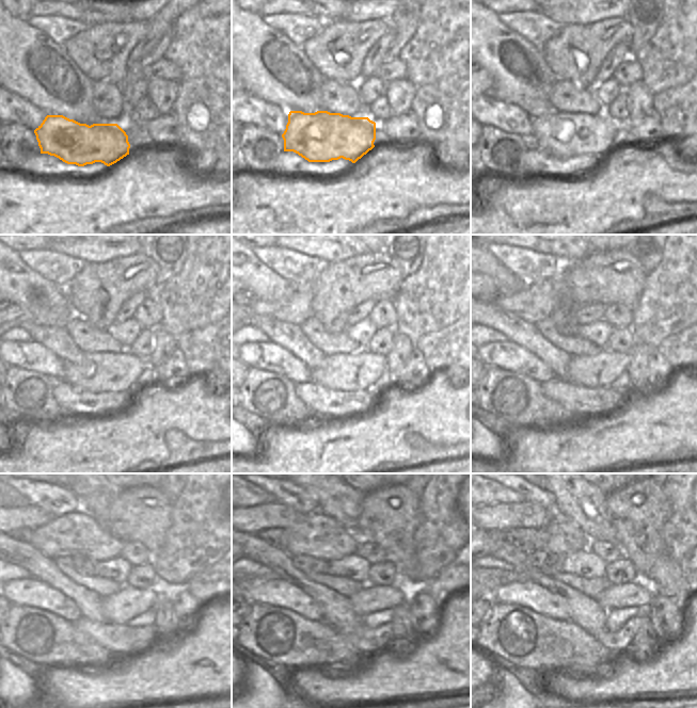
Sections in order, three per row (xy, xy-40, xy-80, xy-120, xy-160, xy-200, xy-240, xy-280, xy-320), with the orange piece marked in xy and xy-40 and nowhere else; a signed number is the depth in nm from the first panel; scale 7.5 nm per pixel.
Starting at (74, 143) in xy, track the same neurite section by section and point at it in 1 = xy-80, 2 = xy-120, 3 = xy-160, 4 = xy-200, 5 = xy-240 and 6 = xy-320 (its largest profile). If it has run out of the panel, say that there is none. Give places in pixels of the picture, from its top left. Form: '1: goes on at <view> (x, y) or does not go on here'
1: goes on at xy-80 (560, 134)
2: goes on at xy-120 (96, 371)
3: goes on at xy-160 (360, 370)
4: goes on at xy-200 (600, 370)
5: goes on at xy-240 (128, 602)
6: goes on at xy-320 (630, 595)

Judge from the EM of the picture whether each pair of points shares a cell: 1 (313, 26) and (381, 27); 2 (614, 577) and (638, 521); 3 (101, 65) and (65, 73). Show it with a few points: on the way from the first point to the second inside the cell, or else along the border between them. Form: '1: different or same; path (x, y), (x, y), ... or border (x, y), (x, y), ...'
1: different; border (325, 21), (325, 25), (304, 42)
2: different; border (623, 553), (638, 572)
3: different; border (65, 48), (72, 61), (93, 81)

